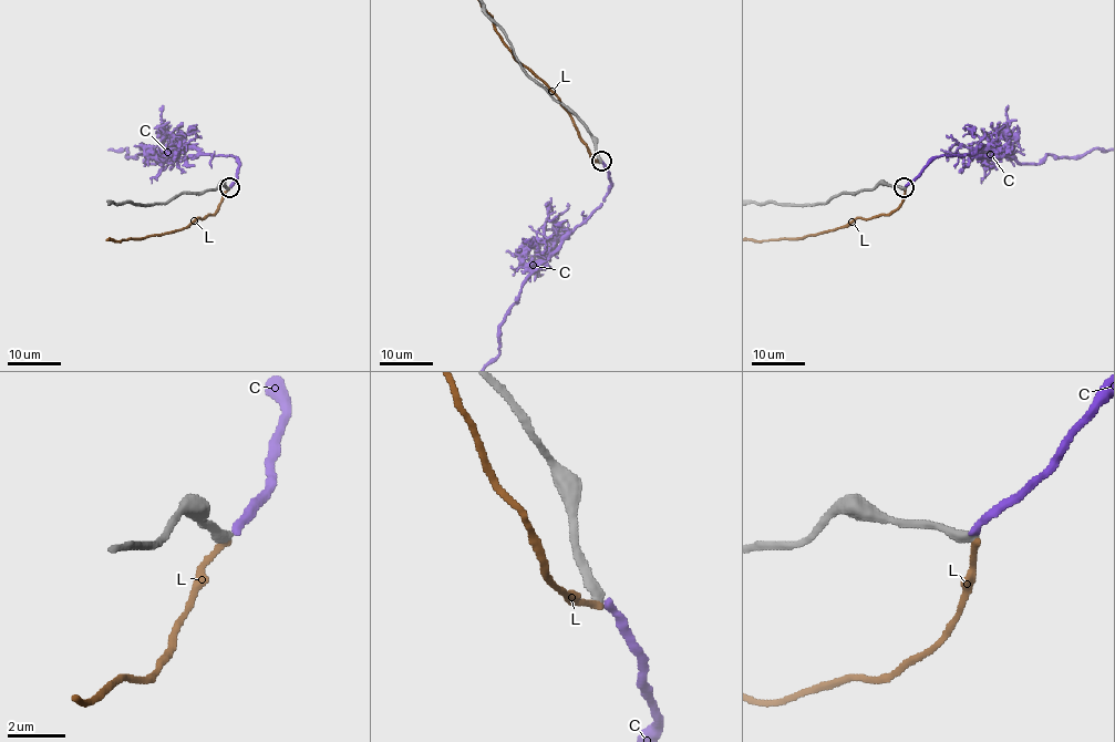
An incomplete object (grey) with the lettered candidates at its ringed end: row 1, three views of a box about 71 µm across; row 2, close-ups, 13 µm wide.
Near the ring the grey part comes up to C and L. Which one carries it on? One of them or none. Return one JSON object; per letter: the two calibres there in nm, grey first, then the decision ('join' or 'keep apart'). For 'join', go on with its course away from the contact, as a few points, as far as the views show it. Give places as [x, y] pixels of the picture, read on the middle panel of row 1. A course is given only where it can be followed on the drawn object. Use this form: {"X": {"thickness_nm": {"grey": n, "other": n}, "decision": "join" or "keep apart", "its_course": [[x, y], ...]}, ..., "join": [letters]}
{"C": {"thickness_nm": {"grey": 380, "other": 280}, "decision": "join"}, "L": {"thickness_nm": {"grey": 380, "other": 240}, "decision": "keep apart"}, "join": ["C"]}

